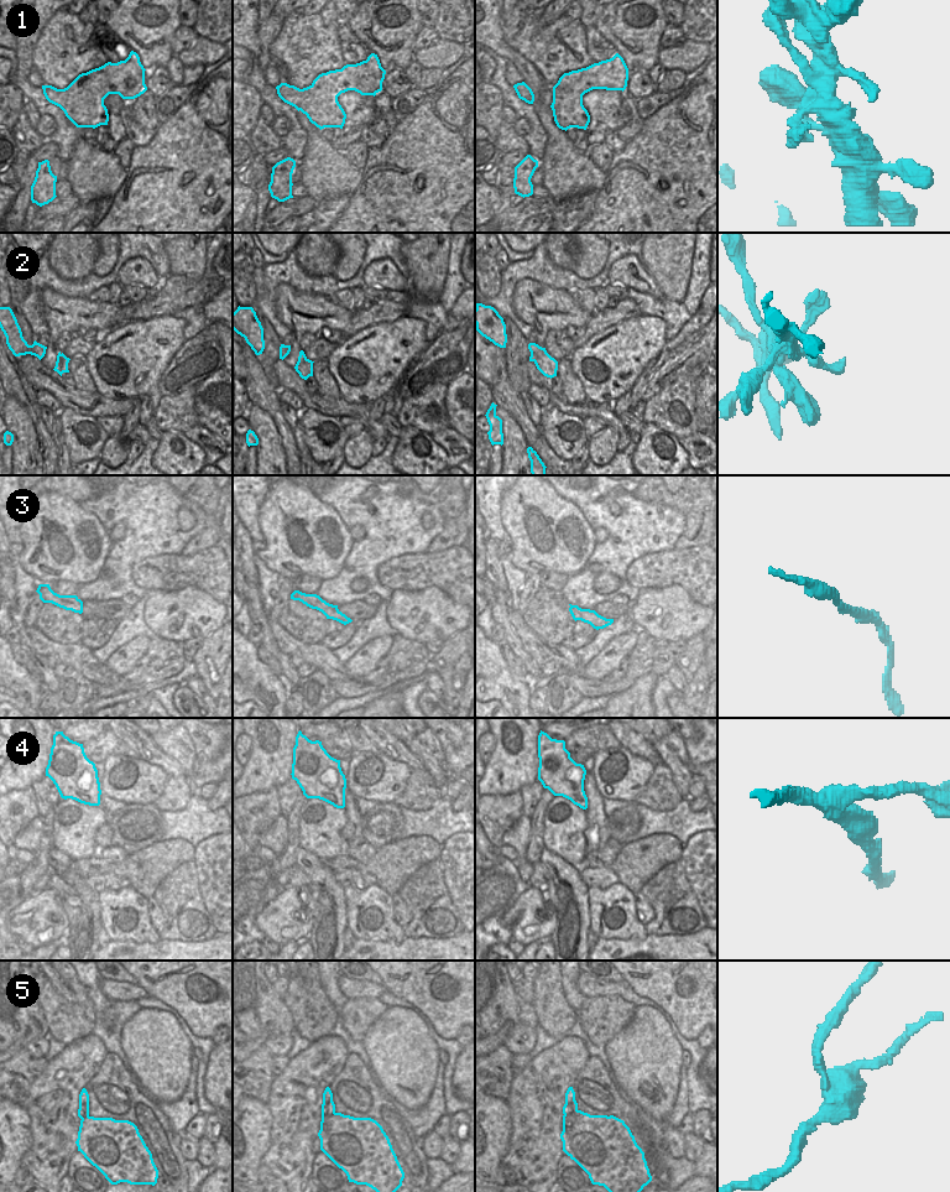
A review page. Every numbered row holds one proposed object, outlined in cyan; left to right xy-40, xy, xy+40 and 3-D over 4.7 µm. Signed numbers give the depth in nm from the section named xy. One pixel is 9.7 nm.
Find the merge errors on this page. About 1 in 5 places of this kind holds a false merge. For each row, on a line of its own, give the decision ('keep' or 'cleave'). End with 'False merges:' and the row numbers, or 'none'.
1: cleave
2: keep
3: keep
4: keep
5: cleave
False merges: 1, 5

